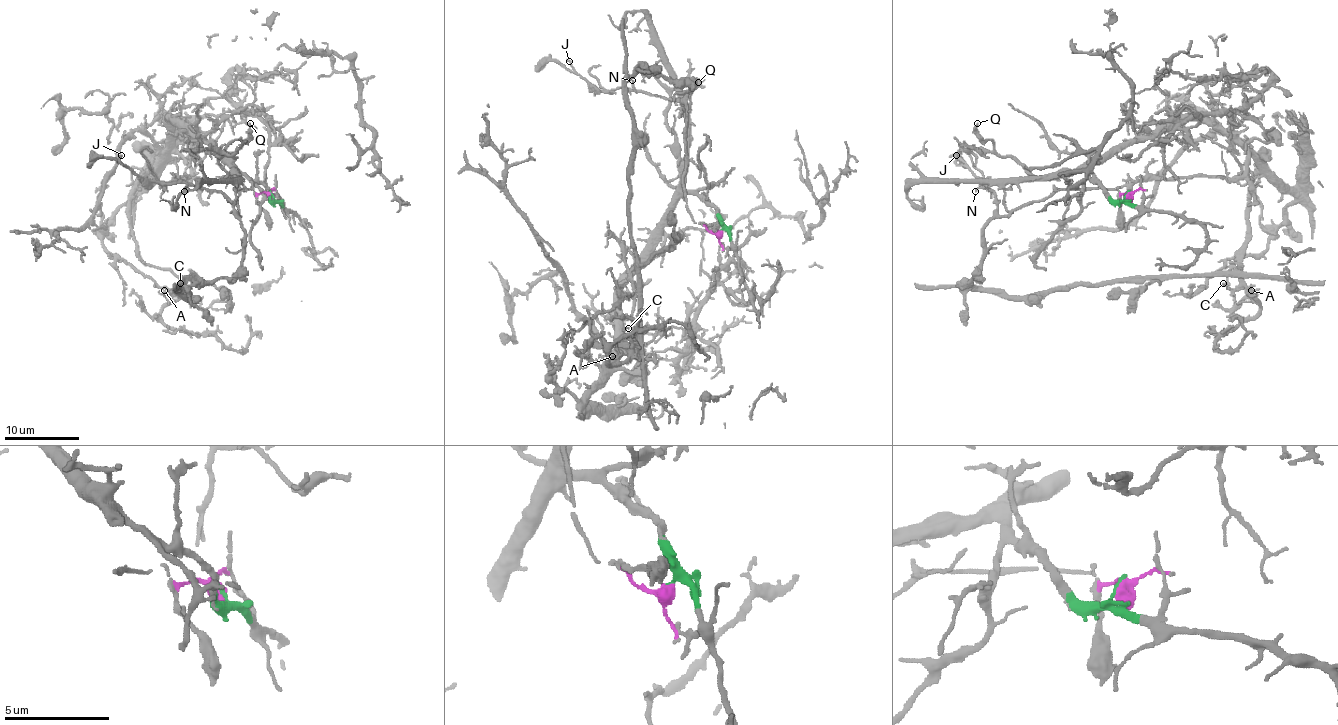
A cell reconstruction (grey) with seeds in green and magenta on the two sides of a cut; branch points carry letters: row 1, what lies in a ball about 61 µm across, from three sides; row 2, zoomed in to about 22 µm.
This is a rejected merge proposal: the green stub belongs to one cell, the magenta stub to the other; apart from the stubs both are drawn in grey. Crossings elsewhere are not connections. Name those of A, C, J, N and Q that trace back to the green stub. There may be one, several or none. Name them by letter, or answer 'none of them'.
A, C, Q

